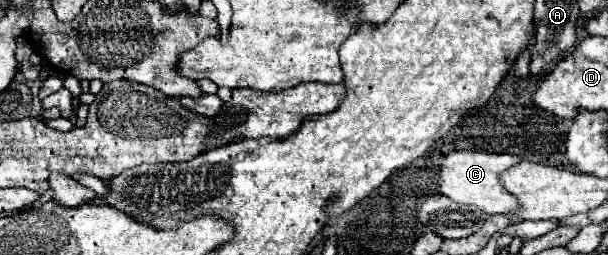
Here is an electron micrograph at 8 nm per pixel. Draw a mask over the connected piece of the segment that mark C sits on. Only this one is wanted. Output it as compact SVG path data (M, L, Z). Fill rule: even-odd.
M468 150L450 152L440 168L440 192L458 204L480 206L480 210L486 214L512 214L518 208L518 200L514 200L514 196L506 192L500 182L500 174L518 162L520 158L512 154L488 154Z

